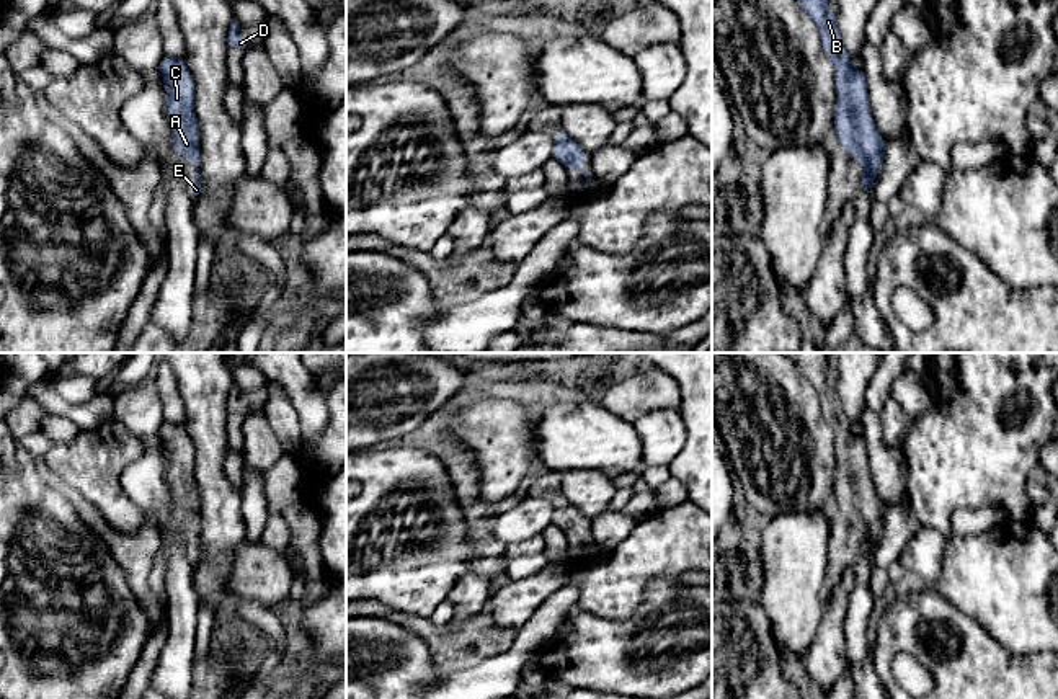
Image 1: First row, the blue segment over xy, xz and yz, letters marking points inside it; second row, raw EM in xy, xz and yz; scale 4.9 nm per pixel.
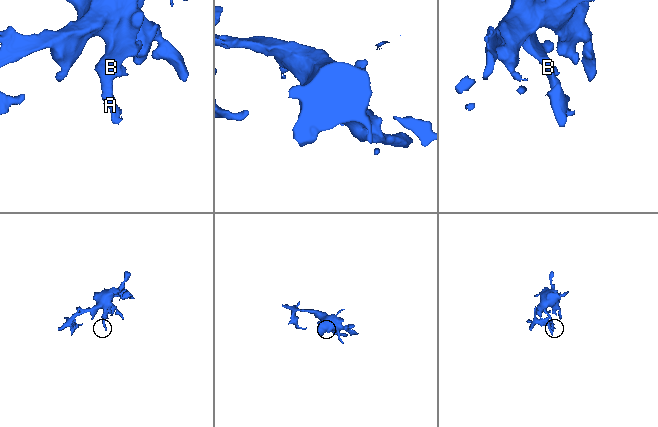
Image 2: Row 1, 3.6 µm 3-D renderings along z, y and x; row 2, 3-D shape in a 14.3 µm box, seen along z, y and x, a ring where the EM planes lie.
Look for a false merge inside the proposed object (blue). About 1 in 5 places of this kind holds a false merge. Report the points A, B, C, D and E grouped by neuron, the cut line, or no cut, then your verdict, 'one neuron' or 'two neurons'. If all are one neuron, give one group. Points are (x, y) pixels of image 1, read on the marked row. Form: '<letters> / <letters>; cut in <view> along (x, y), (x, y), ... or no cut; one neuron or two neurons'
A B C D E; no cut; one neuron

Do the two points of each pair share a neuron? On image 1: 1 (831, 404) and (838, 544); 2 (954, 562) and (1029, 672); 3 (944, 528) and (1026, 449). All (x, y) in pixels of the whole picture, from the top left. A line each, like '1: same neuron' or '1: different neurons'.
1: same neuron
2: different neurons
3: same neuron

